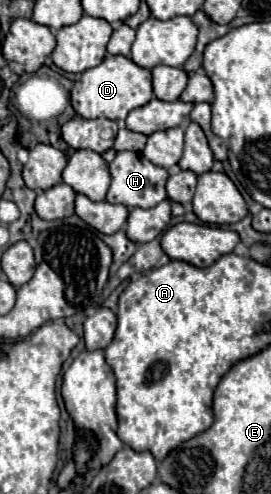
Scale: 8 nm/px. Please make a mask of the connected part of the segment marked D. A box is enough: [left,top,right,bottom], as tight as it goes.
[71,54,153,122]

